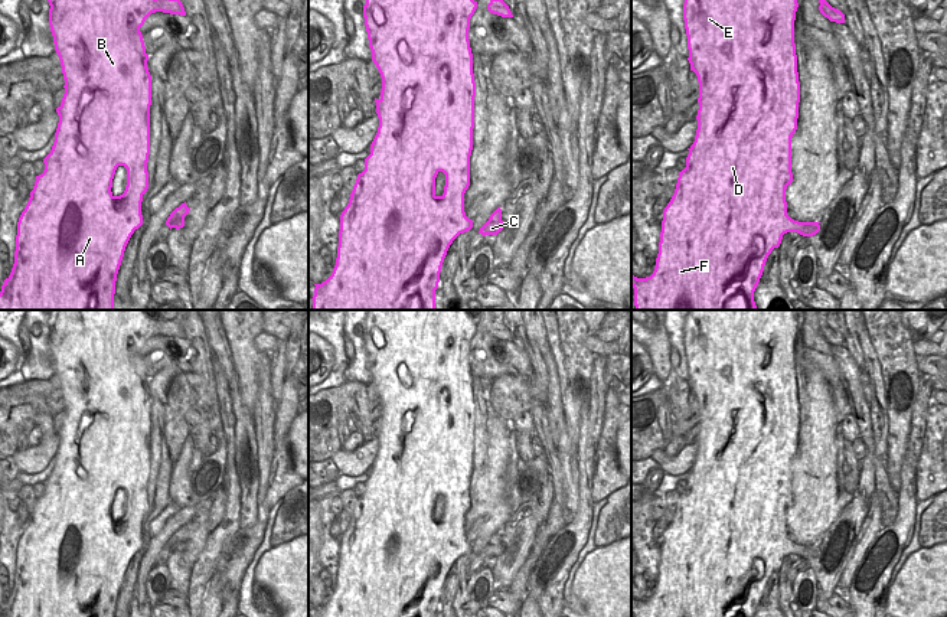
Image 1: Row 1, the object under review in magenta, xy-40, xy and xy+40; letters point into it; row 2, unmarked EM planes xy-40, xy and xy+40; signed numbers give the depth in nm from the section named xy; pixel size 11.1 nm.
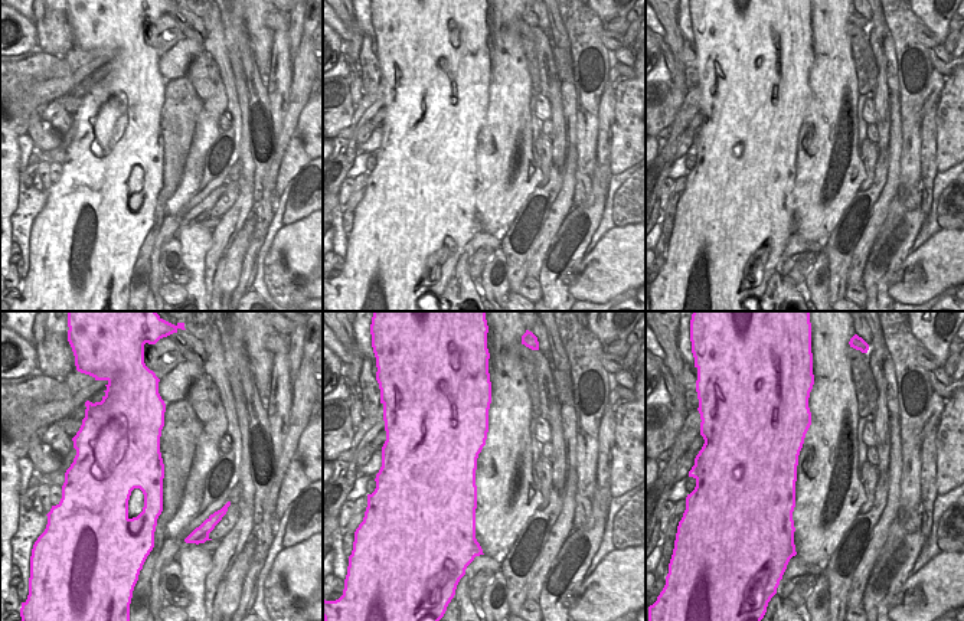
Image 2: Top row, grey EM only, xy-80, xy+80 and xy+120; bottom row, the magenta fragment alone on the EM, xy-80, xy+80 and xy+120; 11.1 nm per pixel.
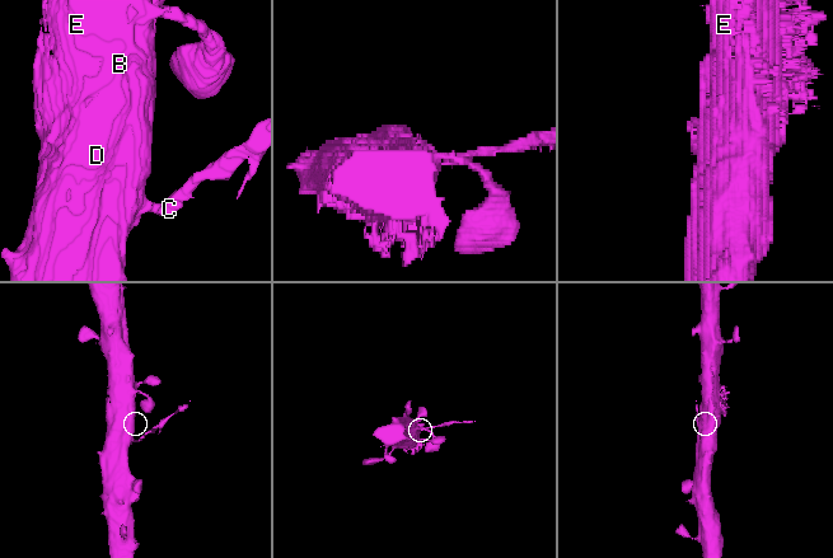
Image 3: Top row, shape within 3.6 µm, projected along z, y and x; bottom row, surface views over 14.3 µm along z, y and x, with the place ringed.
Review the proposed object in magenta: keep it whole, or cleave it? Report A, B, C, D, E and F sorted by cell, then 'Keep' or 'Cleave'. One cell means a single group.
Groups: A B D E F / C. Cleave.

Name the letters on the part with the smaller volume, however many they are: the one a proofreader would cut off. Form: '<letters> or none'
C.

